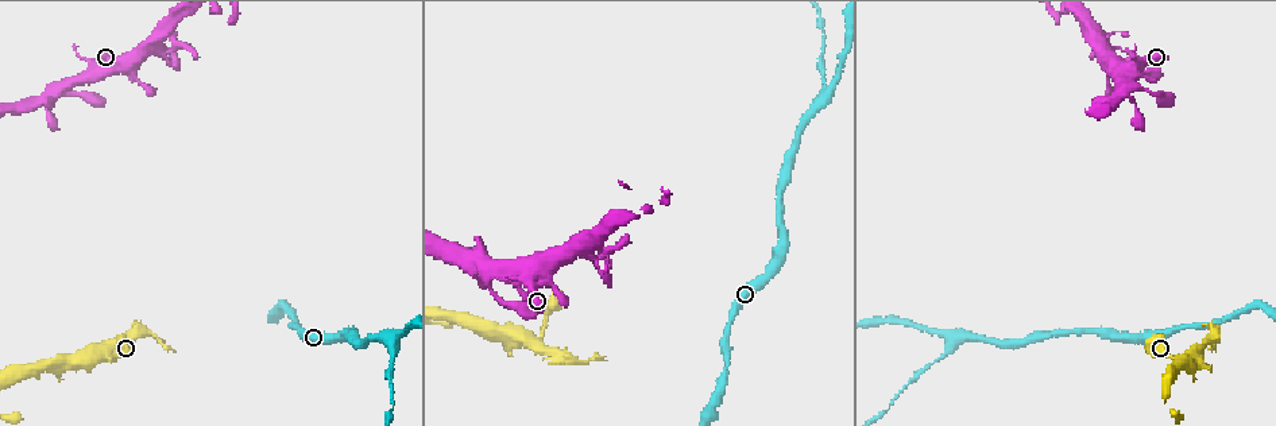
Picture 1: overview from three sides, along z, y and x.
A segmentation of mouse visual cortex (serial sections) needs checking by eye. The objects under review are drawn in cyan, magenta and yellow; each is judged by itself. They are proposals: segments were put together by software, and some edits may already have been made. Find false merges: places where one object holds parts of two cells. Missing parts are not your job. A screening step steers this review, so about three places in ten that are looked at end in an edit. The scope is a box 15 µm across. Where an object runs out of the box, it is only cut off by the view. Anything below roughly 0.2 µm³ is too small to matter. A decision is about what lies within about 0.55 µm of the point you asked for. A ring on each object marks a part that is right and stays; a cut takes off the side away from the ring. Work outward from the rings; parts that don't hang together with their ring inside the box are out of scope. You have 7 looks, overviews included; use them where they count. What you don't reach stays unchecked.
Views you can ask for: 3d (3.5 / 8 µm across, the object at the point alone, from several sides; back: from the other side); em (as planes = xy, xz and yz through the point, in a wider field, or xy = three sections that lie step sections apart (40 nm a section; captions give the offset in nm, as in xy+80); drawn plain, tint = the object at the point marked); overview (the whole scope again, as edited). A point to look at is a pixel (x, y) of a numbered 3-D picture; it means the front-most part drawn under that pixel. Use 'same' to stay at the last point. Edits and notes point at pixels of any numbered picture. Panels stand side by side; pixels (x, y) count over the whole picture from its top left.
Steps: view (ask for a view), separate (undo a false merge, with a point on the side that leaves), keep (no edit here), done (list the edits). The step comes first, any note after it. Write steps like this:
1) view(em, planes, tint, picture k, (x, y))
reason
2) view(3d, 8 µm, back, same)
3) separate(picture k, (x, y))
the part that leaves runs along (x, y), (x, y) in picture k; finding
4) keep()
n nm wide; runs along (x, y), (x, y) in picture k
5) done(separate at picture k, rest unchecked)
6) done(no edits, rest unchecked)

view(3d, 3.5 µm, picture 1, (822, 81))
thin neck

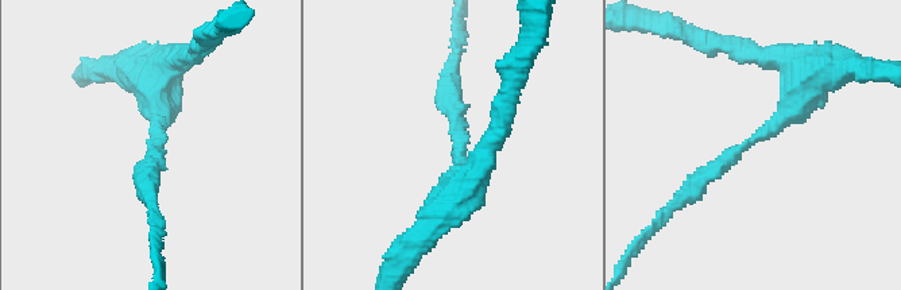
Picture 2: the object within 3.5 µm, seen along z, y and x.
view(em, xy, step 5, tint, picture 2, (157, 143))
arms of 250, 400 nm

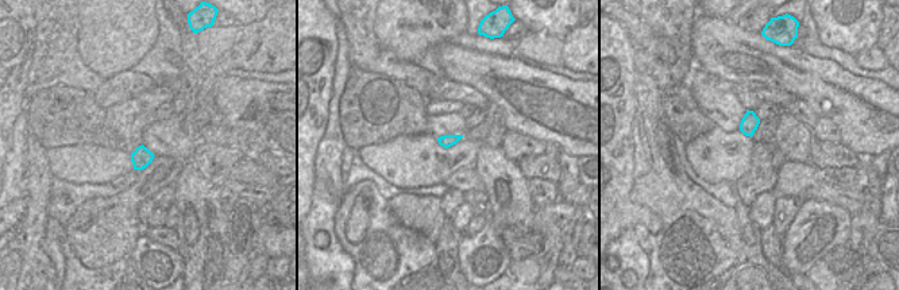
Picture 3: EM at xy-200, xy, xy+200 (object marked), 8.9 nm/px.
keep()
runs along (808, 81), (788, 115), (681, 197) in picture 2; continuous, no second cell

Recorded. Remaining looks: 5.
view(em, xy, step 1, tint, picture 1, (103, 358))
branch point

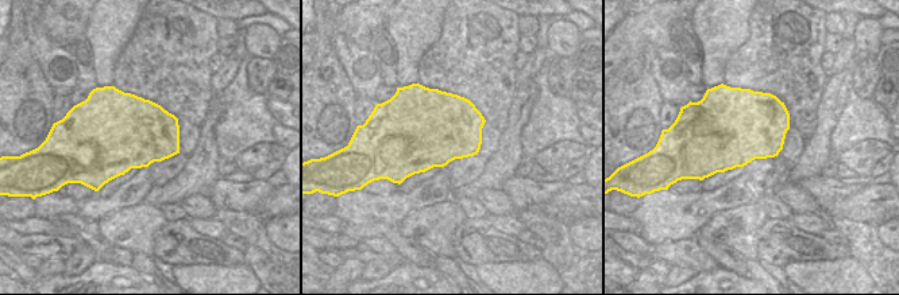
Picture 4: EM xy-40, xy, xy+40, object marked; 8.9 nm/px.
view(3d, 3.5 µm, same)
wider look

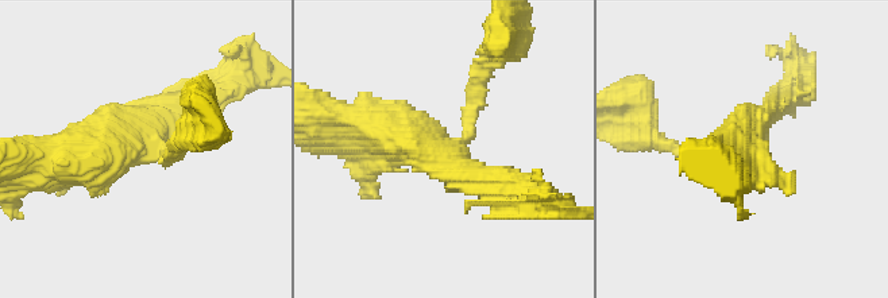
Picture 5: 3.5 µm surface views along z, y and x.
keep()
700 nm wide; runs along (477, 73), (468, 135), (451, 150), (369, 126) in picture 5; continuous, no second cell

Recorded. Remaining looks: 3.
view(3d, 3.5 µm, back, picture 1, (101, 65))
sharp bend

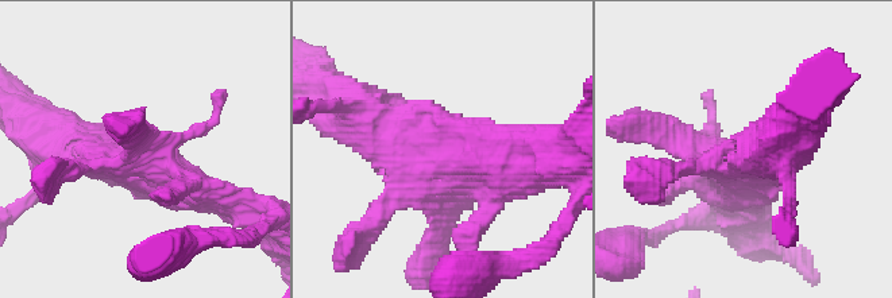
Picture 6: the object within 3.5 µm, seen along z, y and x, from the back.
view(em, xy, step 2, tint, picture 6, (151, 154))
now the EM

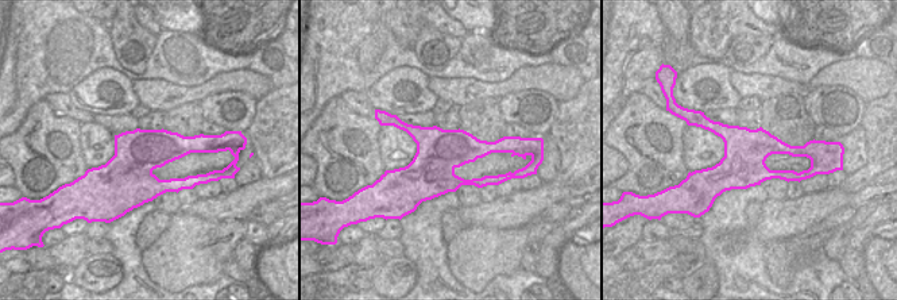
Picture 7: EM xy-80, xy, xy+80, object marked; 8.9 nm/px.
keep()
runs along (811, 146), (700, 173) in picture 7; all the same cell

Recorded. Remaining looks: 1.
done(no edits, rest unchecked)

